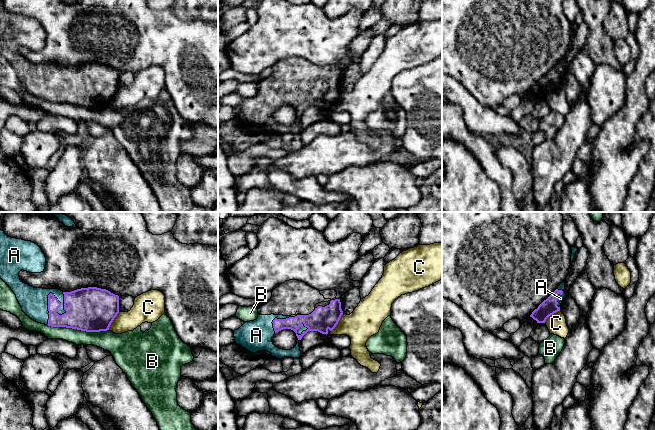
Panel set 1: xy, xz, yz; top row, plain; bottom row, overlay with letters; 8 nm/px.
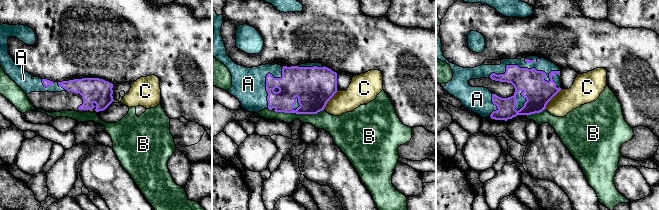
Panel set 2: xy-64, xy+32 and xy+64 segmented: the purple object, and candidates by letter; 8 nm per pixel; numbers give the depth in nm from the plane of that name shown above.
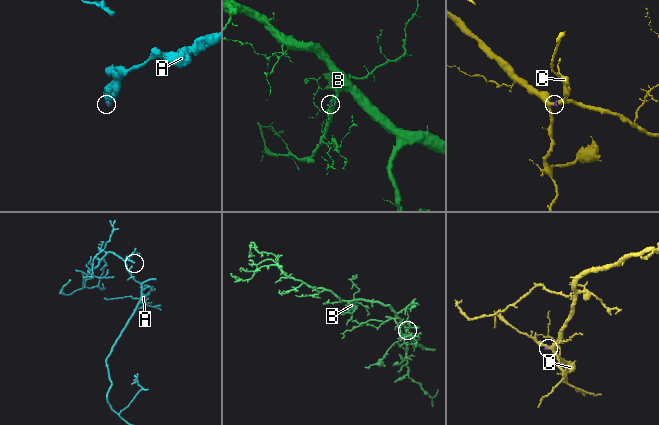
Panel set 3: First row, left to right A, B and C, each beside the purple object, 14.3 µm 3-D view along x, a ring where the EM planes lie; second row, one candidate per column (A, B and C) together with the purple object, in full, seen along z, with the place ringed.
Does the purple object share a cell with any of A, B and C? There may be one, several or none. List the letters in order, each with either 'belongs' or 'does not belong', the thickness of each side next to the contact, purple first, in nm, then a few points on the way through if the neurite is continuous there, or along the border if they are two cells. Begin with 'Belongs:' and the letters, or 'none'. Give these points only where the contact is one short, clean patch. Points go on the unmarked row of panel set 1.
Belongs: A
A: belongs | 340/220 nm
B: does not belong | 360/160 nm | along xy (47, 100), (86, 107), (108, 106)
C: does not belong | 190/260 nm | along xz (343, 89), (331, 107)

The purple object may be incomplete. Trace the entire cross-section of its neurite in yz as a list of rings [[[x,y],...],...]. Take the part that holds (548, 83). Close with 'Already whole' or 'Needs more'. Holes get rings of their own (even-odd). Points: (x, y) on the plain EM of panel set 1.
[[[562,58],[557,65],[532,88],[530,93],[536,96],[537,99],[545,99],[549,92],[560,87],[560,81],[567,70],[564,66],[565,58]]]. Needs more

